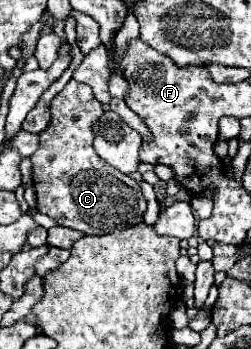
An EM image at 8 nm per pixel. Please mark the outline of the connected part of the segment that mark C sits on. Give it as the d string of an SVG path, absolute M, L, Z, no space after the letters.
M69 81L61 93L57 93L51 101L51 121L45 131L39 133L39 149L31 155L33 161L33 185L37 193L37 209L51 219L57 221L57 225L77 229L85 235L105 235L113 231L121 231L125 227L137 225L143 221L143 215L147 211L147 203L143 199L141 187L137 181L117 169L113 169L107 161L103 161L95 149L93 149L93 123L101 119L103 105L93 97L91 89L87 85L81 85L77 81Z

